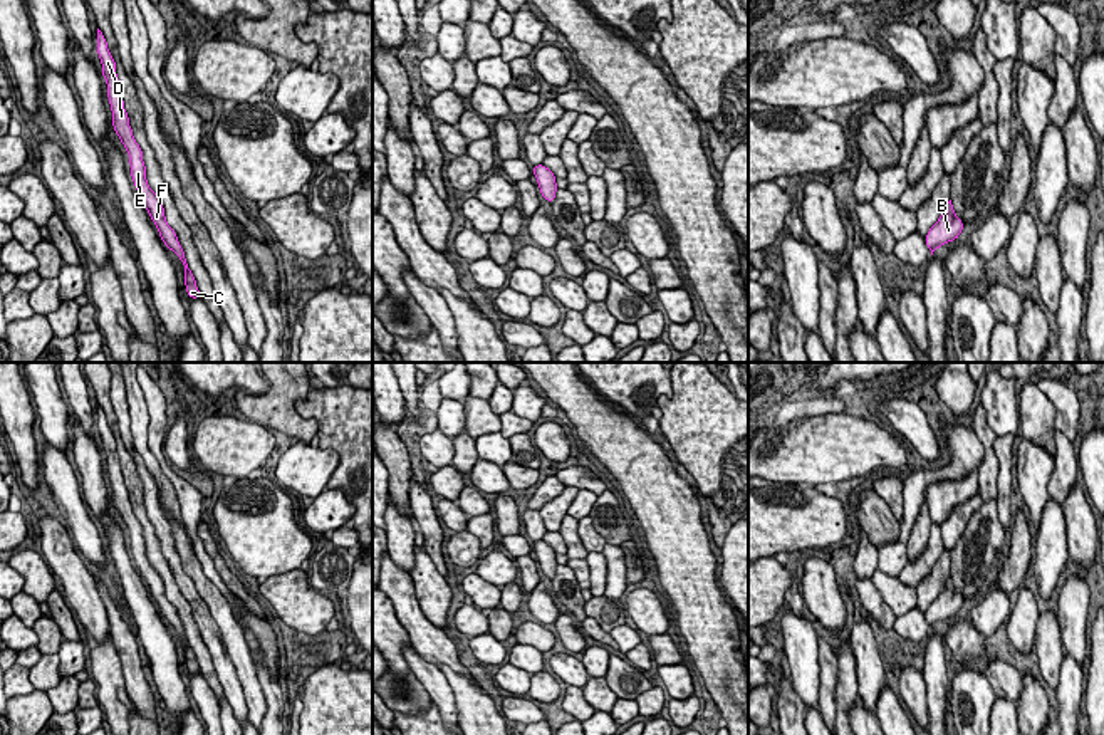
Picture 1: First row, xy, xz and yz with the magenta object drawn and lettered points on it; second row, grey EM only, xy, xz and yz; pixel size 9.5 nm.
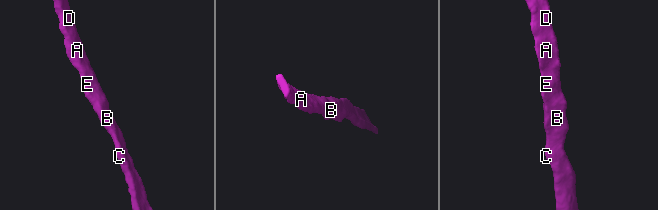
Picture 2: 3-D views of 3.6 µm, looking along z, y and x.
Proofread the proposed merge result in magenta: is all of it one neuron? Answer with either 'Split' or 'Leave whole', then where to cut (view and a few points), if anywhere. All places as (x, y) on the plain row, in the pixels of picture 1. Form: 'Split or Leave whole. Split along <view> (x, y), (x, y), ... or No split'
Leave whole. No split

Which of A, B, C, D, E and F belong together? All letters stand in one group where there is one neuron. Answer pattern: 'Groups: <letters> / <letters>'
Groups: A B C D E F

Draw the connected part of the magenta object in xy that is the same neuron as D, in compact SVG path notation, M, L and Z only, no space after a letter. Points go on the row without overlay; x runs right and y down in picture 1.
M97 404L97 430L102 440L102 451L107 460L107 473L109 473L109 480L112 487L114 508L119 512L121 519L128 525L134 562L139 569L141 577L144 579L144 584L149 589L149 594L154 597L159 607L159 614L164 618L164 621L169 626L174 628L174 631L180 633L180 636L185 641L185 661L186 661L188 673L198 675L201 671L196 663L196 656L191 646L188 644L186 633L178 618L176 607L166 599L163 579L159 577L158 571L148 560L143 527L133 512L129 493L124 485L121 460L116 450L116 438L107 425L106 413L102 411L99 404Z

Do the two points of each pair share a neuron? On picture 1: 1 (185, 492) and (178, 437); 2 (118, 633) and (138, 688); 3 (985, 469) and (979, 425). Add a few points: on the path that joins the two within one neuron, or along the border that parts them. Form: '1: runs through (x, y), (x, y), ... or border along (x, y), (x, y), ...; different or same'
1: border along (166, 432), (165, 457), (171, 463); different
2: runs through (126, 646), (133, 675); same
3: runs through (987, 458), (987, 435); same

